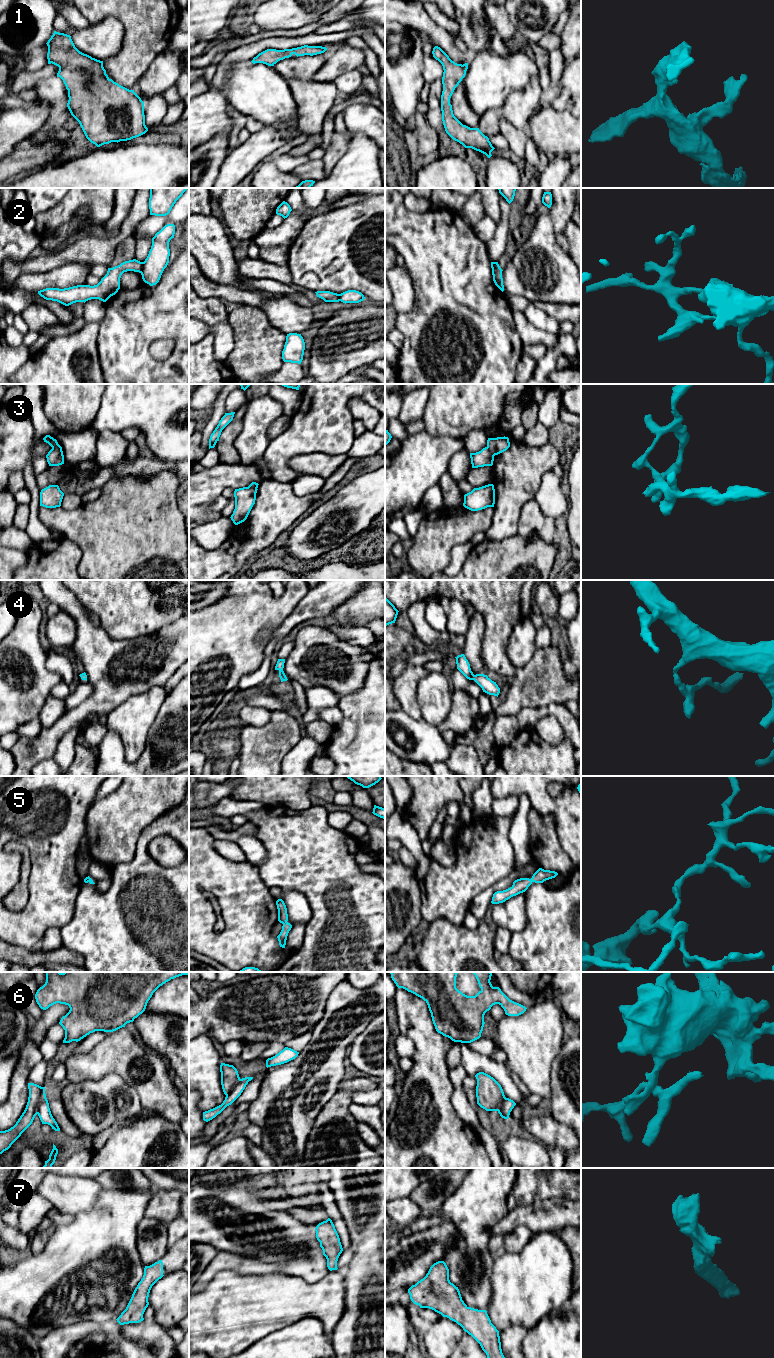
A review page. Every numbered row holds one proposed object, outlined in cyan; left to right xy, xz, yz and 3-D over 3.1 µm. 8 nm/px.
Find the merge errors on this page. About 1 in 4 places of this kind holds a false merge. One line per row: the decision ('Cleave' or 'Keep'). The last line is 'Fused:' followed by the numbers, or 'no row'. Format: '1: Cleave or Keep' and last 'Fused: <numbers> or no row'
1: Keep
2: Cleave
3: Cleave
4: Keep
5: Keep
6: Cleave
7: Keep
Fused: 2, 3, 6

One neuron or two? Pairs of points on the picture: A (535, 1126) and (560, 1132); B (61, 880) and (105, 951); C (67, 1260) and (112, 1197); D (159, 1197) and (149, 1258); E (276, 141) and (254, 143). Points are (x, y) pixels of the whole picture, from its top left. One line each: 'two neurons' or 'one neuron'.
A: one neuron
B: two neurons
C: one neuron
D: one neuron
E: one neuron

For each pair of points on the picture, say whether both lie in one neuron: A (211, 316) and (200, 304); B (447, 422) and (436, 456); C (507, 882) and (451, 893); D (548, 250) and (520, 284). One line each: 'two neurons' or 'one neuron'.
A: one neuron
B: two neurons
C: two neurons
D: one neuron

